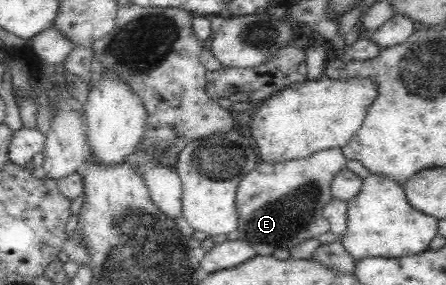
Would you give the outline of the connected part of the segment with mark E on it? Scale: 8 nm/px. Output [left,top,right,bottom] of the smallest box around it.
[235,147,348,253]

